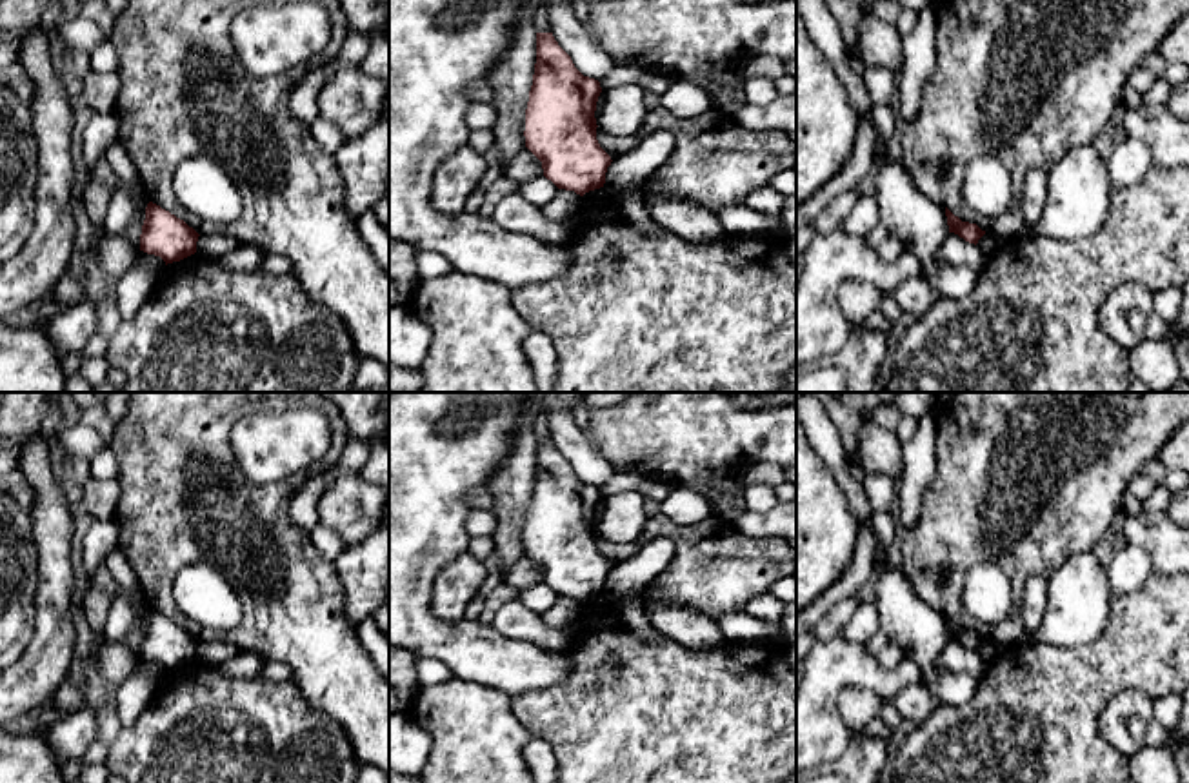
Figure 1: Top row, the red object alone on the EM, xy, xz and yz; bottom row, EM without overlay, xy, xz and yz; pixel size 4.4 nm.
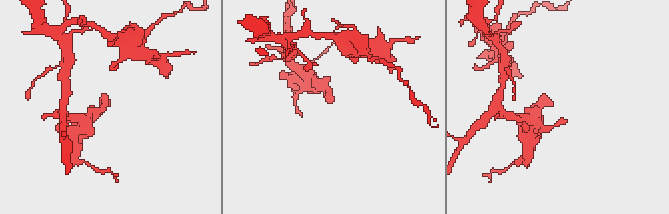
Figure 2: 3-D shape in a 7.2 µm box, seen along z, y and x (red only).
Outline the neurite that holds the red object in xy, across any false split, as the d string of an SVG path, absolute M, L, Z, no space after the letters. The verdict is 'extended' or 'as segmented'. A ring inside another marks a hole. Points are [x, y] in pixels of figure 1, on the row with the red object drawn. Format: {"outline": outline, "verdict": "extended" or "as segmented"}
{"outline": "M149 202L140 234L140 251L160 256L165 265L196 253L198 233L184 220Z", "verdict": "as segmented"}

